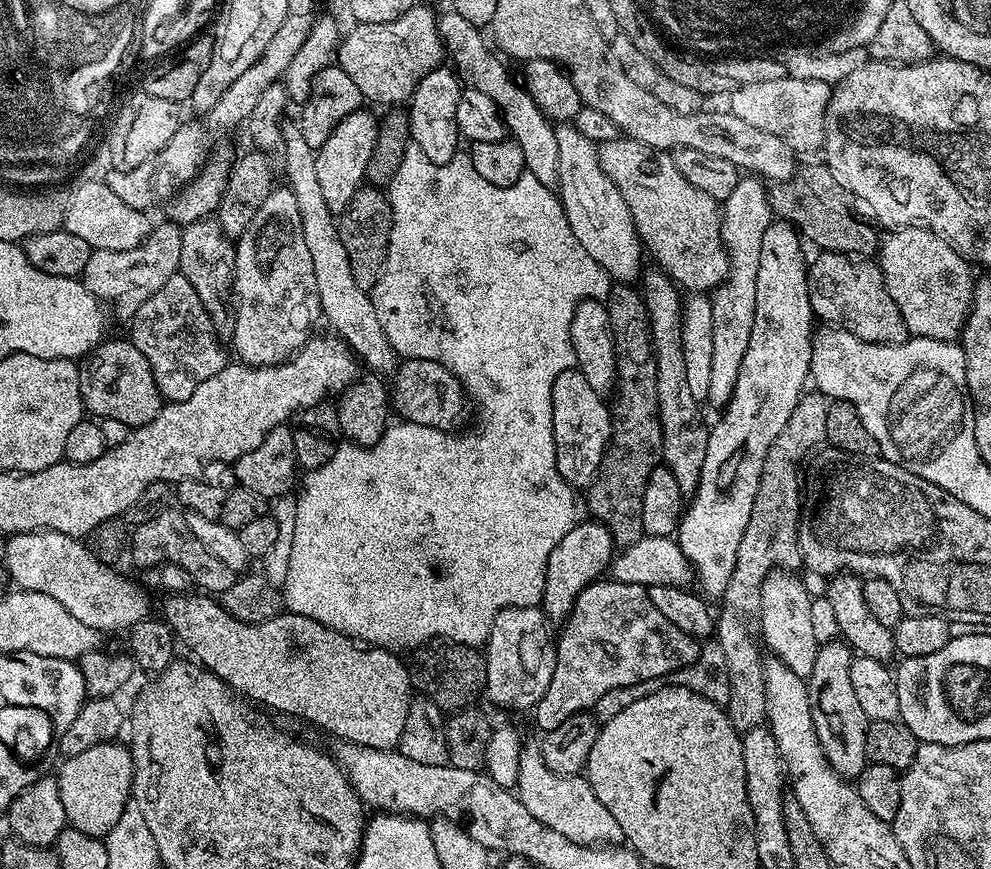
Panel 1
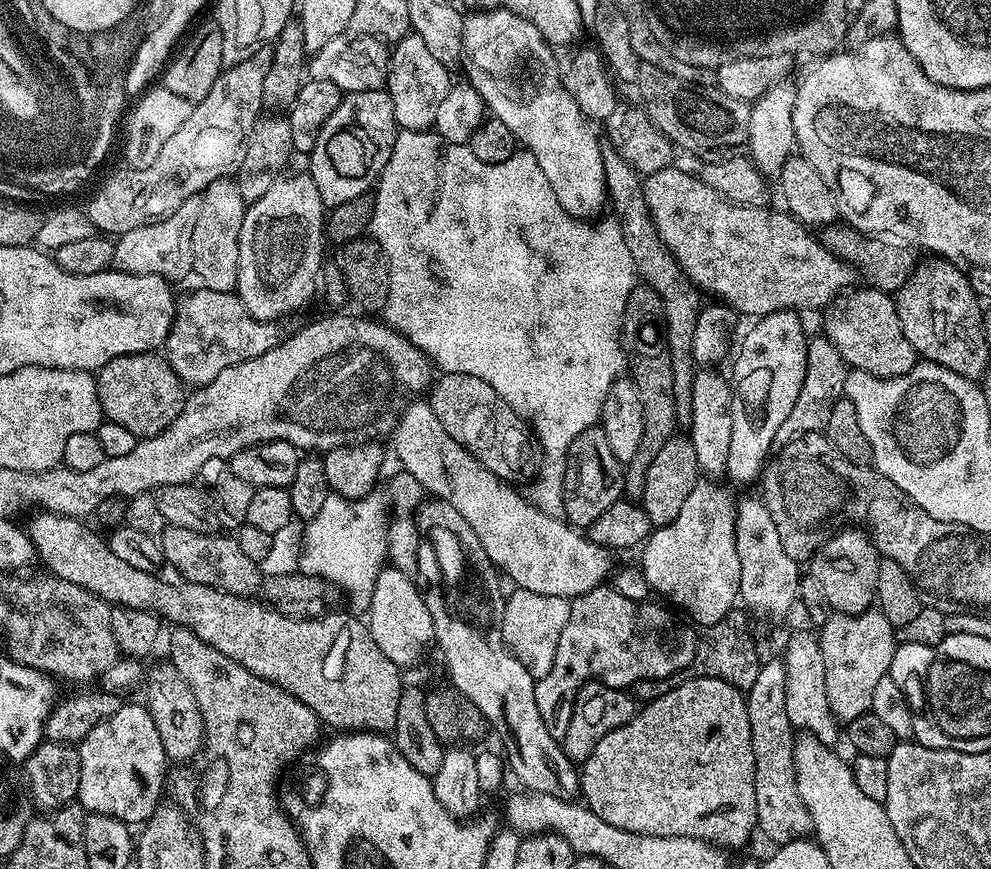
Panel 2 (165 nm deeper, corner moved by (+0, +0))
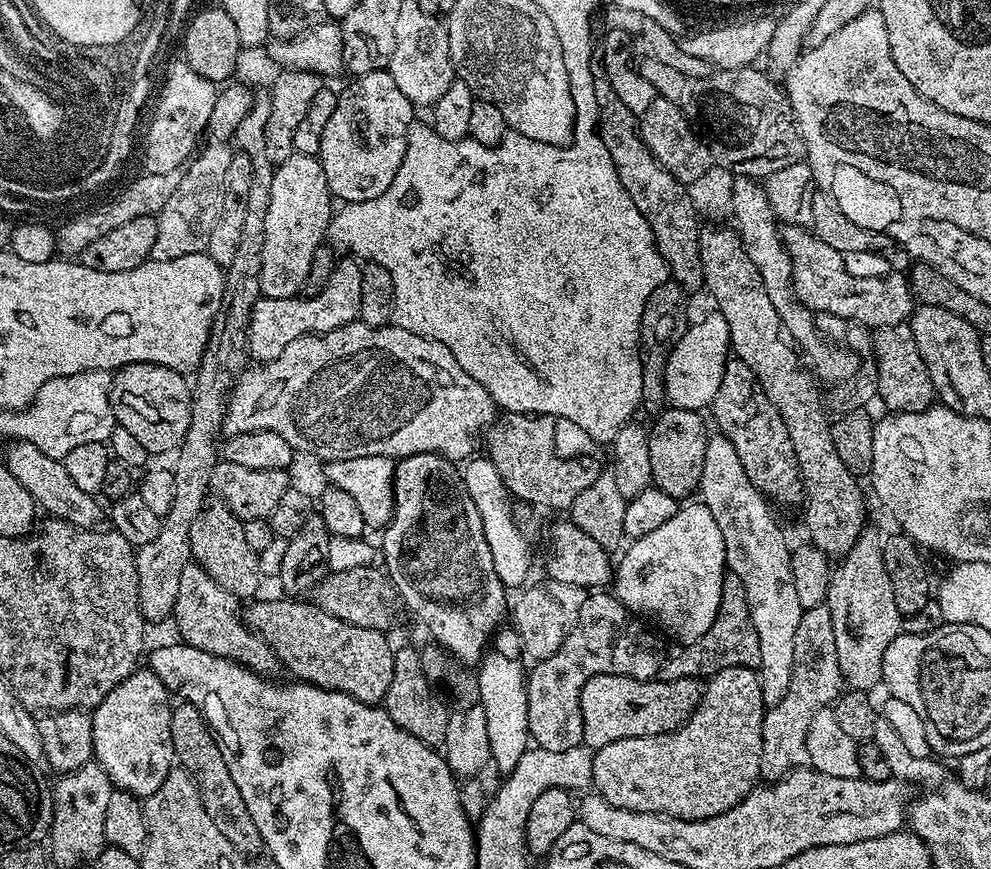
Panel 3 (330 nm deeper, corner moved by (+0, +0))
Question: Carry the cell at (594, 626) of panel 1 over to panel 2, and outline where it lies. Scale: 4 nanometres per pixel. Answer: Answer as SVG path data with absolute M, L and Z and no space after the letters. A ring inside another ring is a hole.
M610 586L572 597L570 618L566 618L566 626L562 626L554 666L550 666L550 674L539 677L534 686L538 715L554 739L563 741L576 695L589 680L628 690L639 680L666 680L675 672L691 669L698 643L697 629L687 628L667 612L667 607L659 608L652 603L622 598L622 594Z

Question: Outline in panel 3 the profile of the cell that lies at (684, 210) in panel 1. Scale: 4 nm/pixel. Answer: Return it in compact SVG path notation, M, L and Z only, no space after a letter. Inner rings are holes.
M793 224L783 229L784 245L792 256L792 290L796 293L797 300L813 314L825 312L840 318L857 320L869 330L889 328L905 323L914 311L914 297L912 288L908 284L907 275L900 270L892 270L889 276L855 276L848 269L845 253L834 250L834 246L826 246L808 228L799 228Z

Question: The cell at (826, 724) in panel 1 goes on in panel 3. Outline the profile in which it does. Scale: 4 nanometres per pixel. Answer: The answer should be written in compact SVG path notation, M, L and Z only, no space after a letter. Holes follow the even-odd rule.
M871 534L860 536L852 549L833 567L826 603L830 610L830 622L834 622L834 646L838 649L838 666L844 675L845 685L857 692L868 692L875 684L879 685L883 681L884 655L886 650L890 650L890 642L894 642L894 638L902 632L902 617L894 603L894 586L890 586L890 574L886 574L881 537Z

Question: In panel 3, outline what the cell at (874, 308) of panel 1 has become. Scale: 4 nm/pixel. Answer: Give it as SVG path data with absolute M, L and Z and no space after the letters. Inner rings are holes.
M911 323L875 329L872 337L876 365L878 366L878 400L884 403L889 413L921 412L933 407L936 391L930 382L930 370L926 370L926 362L922 362L922 354L918 354L918 342L914 342Z

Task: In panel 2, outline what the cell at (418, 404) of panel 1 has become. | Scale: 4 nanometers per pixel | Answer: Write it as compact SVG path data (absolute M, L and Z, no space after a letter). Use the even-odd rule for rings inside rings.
M452 370L435 381L430 389L430 395L427 397L428 405L434 410L434 415L438 417L438 422L442 422L442 426L446 426L446 434L450 434L450 438L454 438L454 442L458 442L466 450L470 450L470 454L474 454L474 458L478 458L478 462L482 462L482 466L486 466L486 470L490 470L500 480L507 480L513 486L527 485L536 479L538 471L538 448L534 443L534 436L528 433L525 417L520 416L508 405L507 402L500 397L498 390L494 390L491 379L485 378L483 375L477 374L472 370Z

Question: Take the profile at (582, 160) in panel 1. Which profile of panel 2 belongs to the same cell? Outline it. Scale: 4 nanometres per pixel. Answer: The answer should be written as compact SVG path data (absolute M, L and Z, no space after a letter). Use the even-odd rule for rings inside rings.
M506 7L493 8L490 12L469 11L464 16L464 25L462 26L462 38L460 39L460 58L462 61L462 69L466 75L467 83L472 85L474 90L478 90L478 94L484 100L484 107L495 119L501 120L508 127L510 134L516 136L517 141L527 151L534 154L534 158L538 158L538 166L542 166L542 172L546 174L546 178L550 181L550 186L554 186L554 194L565 210L572 216L577 216L580 220L591 221L593 218L599 217L600 211L609 203L608 186L606 182L606 174L604 173L604 159L602 158L602 140L596 137L593 121L584 115L583 110L578 106L578 102L574 102L574 98L566 90L564 85L564 77L562 75L562 64L556 61L553 45L545 40L542 33L538 30L538 26L534 26L534 22L527 20L525 16L510 11Z

